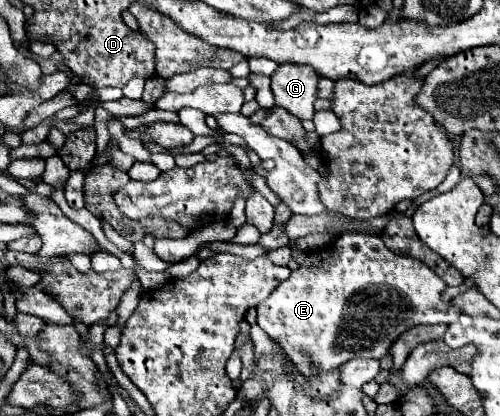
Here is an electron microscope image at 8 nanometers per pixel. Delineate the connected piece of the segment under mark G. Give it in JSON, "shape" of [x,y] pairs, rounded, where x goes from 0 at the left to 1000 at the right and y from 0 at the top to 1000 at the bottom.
{"shape":[[[558,156],[542,185],[550,252],[574,262],[602,291],[626,286],[638,180],[614,156]]]}

